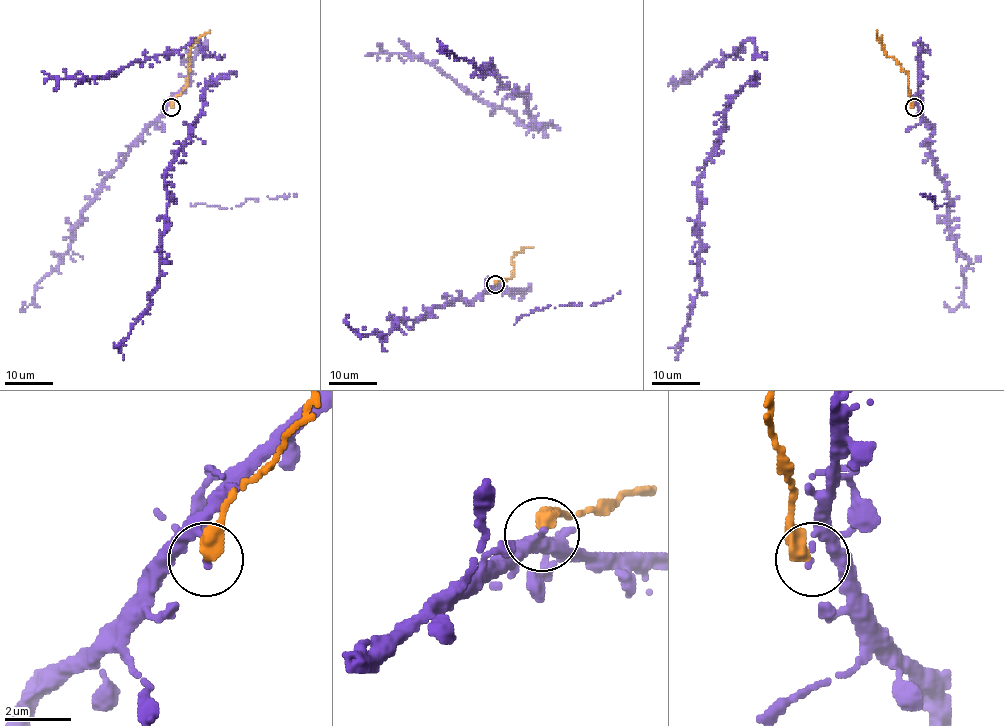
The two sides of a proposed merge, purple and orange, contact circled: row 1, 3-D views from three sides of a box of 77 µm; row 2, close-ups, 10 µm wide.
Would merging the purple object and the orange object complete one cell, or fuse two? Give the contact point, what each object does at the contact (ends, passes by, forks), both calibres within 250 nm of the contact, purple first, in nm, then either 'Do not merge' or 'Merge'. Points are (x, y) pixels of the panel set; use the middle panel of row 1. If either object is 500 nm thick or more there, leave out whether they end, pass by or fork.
Place: (495, 284). At the ring purple ends. At the ring orange ends. Thickness 140 nm (purple) against 480 nm. Do not merge

